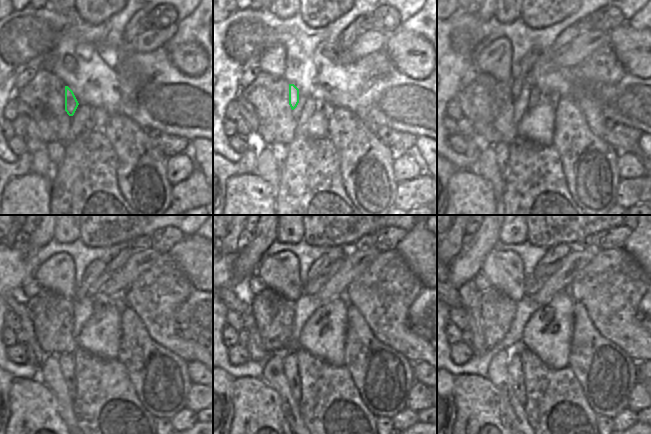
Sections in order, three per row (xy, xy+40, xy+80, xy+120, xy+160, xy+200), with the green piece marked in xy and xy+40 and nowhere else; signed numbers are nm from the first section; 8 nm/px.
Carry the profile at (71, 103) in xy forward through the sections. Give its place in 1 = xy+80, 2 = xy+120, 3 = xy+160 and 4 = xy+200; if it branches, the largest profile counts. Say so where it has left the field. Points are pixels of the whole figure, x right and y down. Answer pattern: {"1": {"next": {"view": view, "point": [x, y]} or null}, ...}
{"1": {"next": {"view": "xy+80", "point": [527, 63]}}, "2": {"next": {"view": "xy+120", "point": [96, 267]}}, "3": {"next": {"view": "xy+160", "point": [332, 254]}}, "4": {"next": {"view": "xy+200", "point": [555, 253]}}}

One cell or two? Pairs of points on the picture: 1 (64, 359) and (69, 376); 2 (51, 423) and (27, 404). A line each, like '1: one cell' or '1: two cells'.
1: one cell
2: one cell

